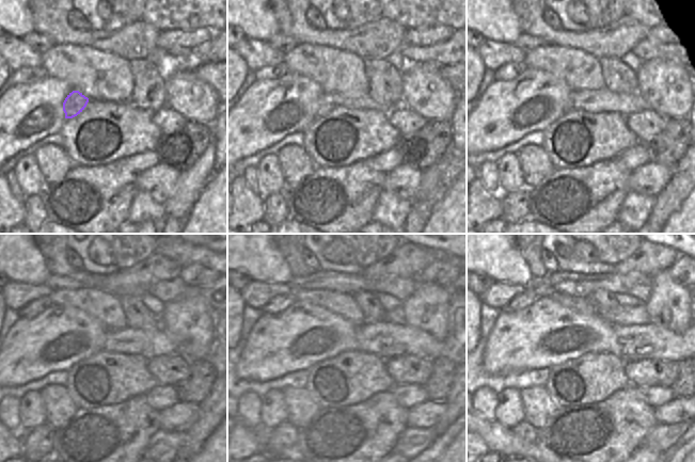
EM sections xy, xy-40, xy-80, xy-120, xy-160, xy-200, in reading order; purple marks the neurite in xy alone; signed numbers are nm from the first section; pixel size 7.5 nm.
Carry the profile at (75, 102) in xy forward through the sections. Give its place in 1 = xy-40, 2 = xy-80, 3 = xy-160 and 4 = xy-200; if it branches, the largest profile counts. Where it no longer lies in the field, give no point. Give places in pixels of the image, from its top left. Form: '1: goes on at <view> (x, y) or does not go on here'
1: goes on at xy-40 (365, 102)
2: goes on at xy-80 (594, 101)
3: goes on at xy-160 (388, 340)
4: goes on at xy-200 (649, 341)

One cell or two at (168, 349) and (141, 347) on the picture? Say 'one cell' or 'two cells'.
one cell

